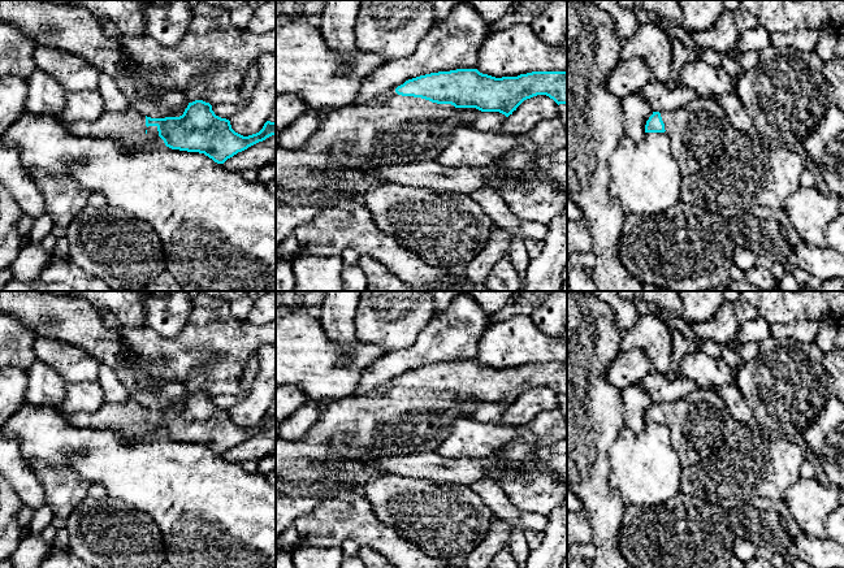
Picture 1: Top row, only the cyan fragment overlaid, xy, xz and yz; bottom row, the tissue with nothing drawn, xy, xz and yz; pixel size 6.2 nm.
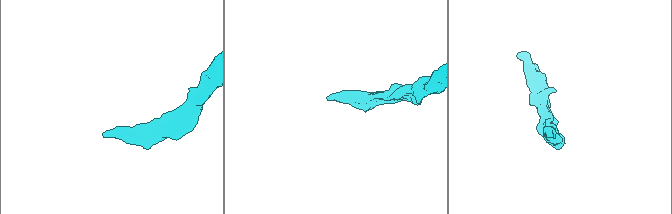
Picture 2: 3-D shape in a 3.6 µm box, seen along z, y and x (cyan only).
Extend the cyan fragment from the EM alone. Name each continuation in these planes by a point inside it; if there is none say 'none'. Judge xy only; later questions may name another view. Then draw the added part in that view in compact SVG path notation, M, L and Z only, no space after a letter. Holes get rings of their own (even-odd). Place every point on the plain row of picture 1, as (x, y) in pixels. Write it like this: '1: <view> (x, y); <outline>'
1: xy (129, 417); M130 398L122 403L104 403L96 412L68 416L74 426L101 430L116 429L130 438L142 438L151 428L159 428L157 417L146 417L146 407Z

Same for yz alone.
1: yz (700, 424); M700 389L674 403L662 403L661 408L683 468L718 450L737 425L718 391L710 389Z

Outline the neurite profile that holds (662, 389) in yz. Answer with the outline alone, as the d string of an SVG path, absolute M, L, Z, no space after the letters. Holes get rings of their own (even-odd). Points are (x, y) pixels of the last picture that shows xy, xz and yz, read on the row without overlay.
M649 373L639 385L648 393L654 403L674 403L693 391L700 390L691 380L684 376L671 378L667 374Z

